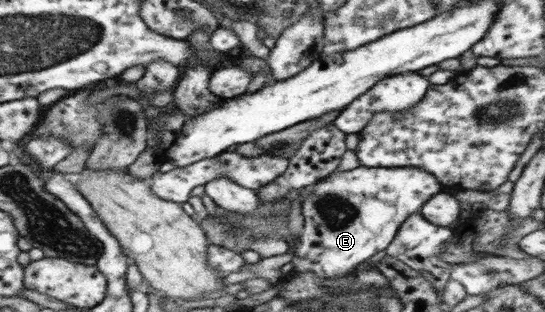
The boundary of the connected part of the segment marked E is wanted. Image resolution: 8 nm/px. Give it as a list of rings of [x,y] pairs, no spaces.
[[[363,166],[356,167],[352,171],[342,171],[332,173],[330,177],[326,177],[314,184],[314,186],[309,187],[311,194],[306,197],[306,200],[302,203],[302,213],[304,215],[304,229],[302,235],[299,237],[299,240],[294,245],[294,254],[292,258],[293,271],[299,271],[301,274],[305,271],[311,271],[315,273],[318,277],[344,277],[349,273],[352,273],[357,269],[357,267],[364,261],[367,261],[376,255],[378,251],[384,251],[389,245],[390,242],[394,239],[398,228],[400,225],[404,224],[404,221],[407,221],[408,217],[416,213],[421,213],[421,209],[424,207],[423,203],[426,203],[428,199],[442,191],[442,185],[438,182],[438,179],[426,173],[426,171],[420,171],[418,167],[406,167],[406,168],[366,168]]]

